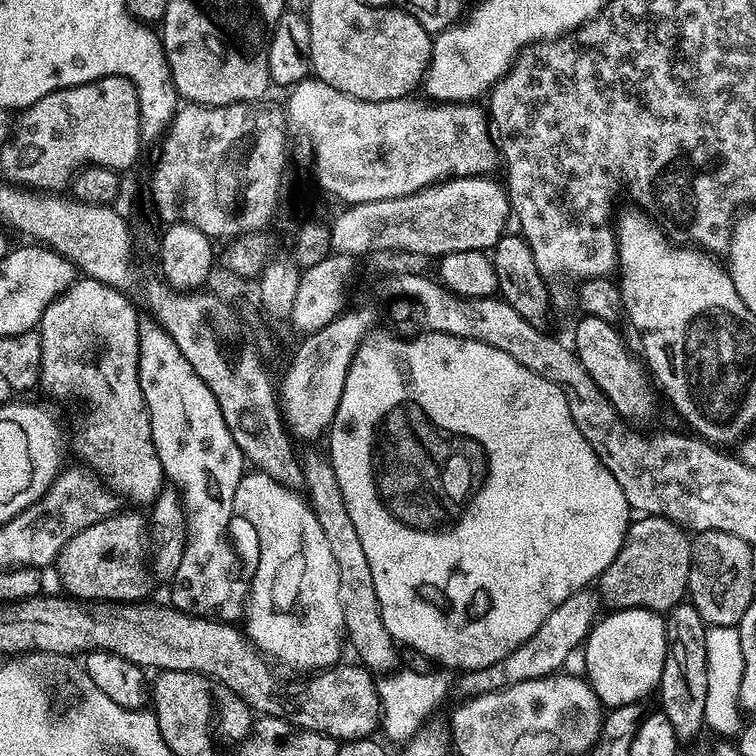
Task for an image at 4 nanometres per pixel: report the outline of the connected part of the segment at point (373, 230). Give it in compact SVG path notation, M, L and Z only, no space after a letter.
M469 176L467 178L451 178L450 180L441 181L429 188L423 188L422 191L416 191L412 195L399 196L394 199L376 199L374 202L358 203L345 207L344 212L340 213L333 221L331 221L331 244L335 253L343 254L345 256L354 256L357 258L363 257L363 252L376 252L378 250L404 250L406 252L417 252L420 256L433 256L439 258L446 254L458 254L461 250L480 250L489 251L496 245L501 237L507 231L506 224L512 216L511 199L507 193L507 189L500 183L492 181L489 177L475 177Z

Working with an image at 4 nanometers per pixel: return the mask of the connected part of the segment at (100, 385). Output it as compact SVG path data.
M80 278L46 309L38 325L42 342L40 384L46 391L69 400L74 411L84 412L84 421L72 436L72 448L80 459L77 461L95 472L117 497L125 496L132 504L150 506L165 491L166 477L154 450L146 398L138 382L140 316L124 294L121 289L111 288L108 284Z

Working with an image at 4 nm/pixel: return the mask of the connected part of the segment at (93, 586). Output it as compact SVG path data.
M121 511L119 514L107 516L102 522L94 522L94 526L86 526L86 530L82 530L82 534L74 534L74 538L70 538L70 542L66 542L66 546L62 546L62 550L55 558L54 569L56 568L56 576L60 579L60 584L65 593L69 597L77 600L87 600L89 602L111 602L113 604L131 604L133 602L144 602L149 599L148 596L148 568L144 565L144 528L146 532L146 524L139 520L132 512Z

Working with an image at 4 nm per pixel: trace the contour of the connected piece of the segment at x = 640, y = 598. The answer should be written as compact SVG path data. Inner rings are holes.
M641 515L636 519L629 523L622 550L600 575L598 592L608 610L645 608L666 614L688 596L692 541L685 529L665 516Z

